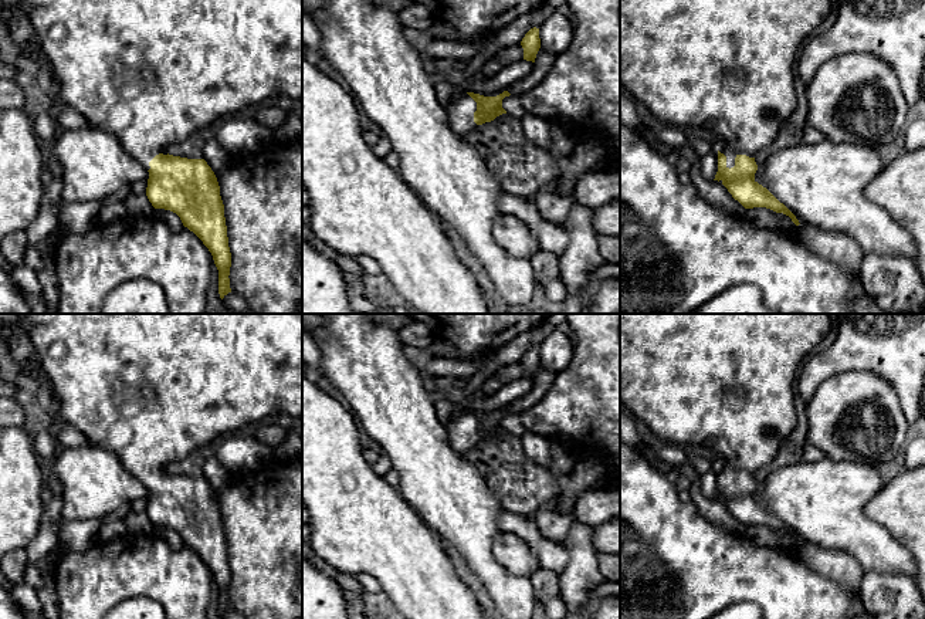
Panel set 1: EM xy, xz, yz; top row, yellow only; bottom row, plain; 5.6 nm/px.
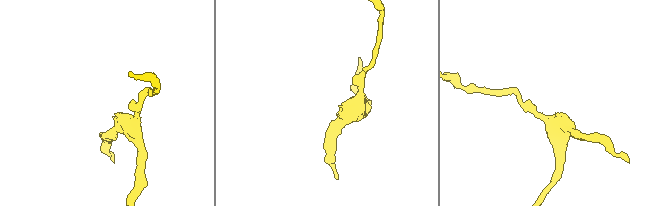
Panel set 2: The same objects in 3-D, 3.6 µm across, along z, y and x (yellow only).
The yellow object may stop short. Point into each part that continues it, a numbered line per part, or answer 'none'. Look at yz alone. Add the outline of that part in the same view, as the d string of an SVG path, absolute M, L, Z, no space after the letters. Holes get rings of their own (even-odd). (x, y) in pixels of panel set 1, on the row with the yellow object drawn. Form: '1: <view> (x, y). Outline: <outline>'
1: yz (722, 64). Outline: M620 0L620 88L634 101L643 102L661 125L681 129L709 128L721 143L716 148L726 156L726 168L735 166L738 155L755 158L775 142L780 124L799 105L794 92L793 62L803 43L829 17L830 0Z

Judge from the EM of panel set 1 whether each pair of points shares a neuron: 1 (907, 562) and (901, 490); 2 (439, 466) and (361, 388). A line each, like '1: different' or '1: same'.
1: different
2: same

